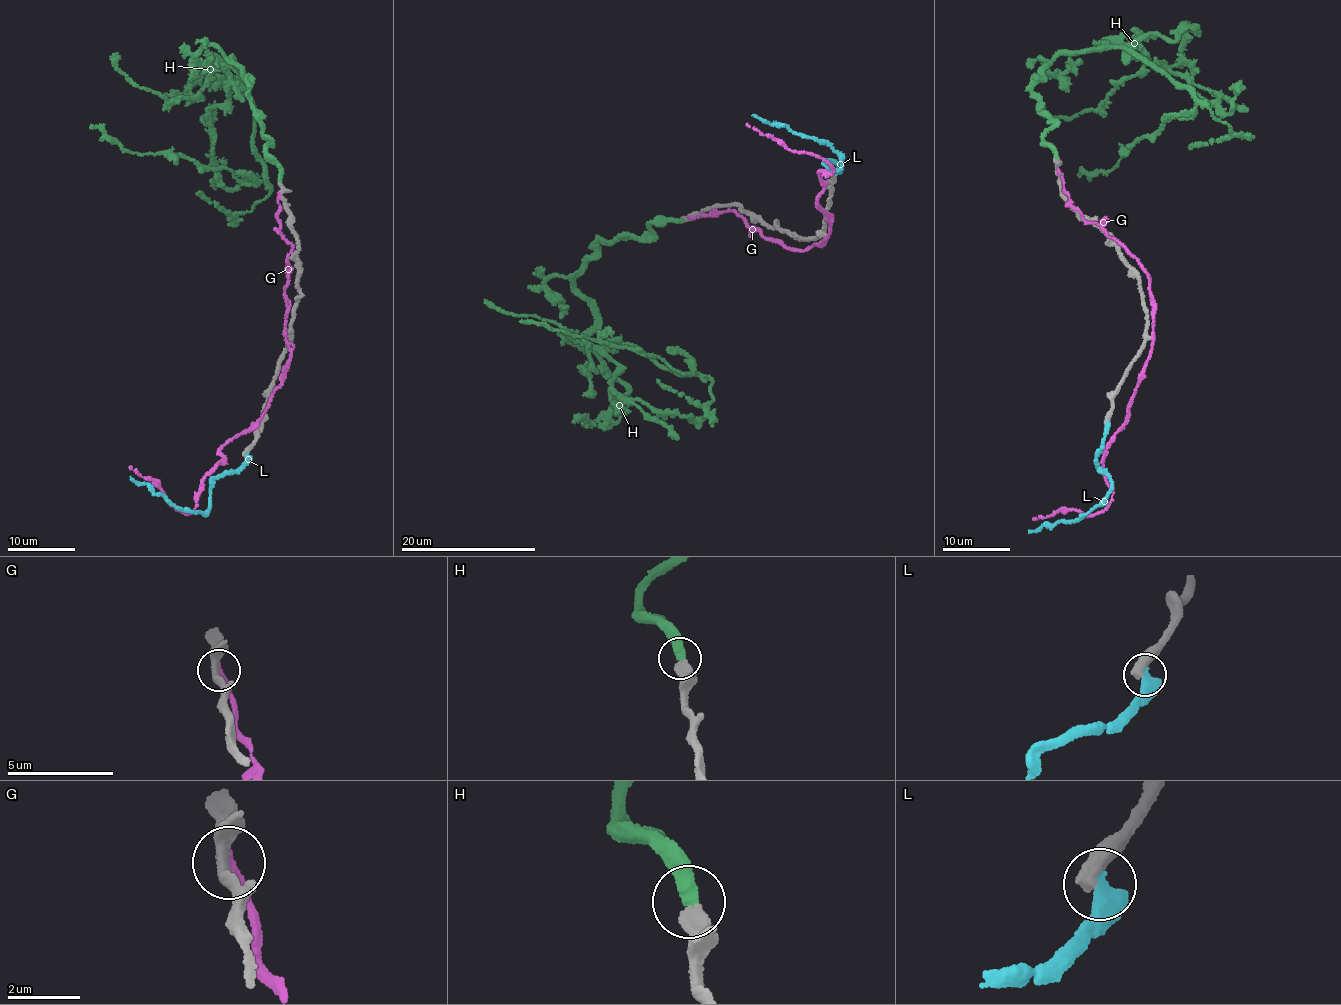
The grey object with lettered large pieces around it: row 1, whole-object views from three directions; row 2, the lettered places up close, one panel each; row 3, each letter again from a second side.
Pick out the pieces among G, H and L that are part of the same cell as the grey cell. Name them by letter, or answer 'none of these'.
H

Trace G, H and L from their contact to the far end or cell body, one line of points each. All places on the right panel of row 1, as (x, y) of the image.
G: (1057, 171), (1071, 204), (1149, 279), (1152, 346), (1102, 461), (1110, 503), (1092, 515), (1072, 509), (1032, 518)
H: (1056, 157), (1032, 84), (1059, 55), (1119, 45), (1195, 99), (1194, 113), (1079, 177)
L: (1107, 425), (1096, 454), (1111, 491), (1070, 523), (1061, 521), (1029, 530)

